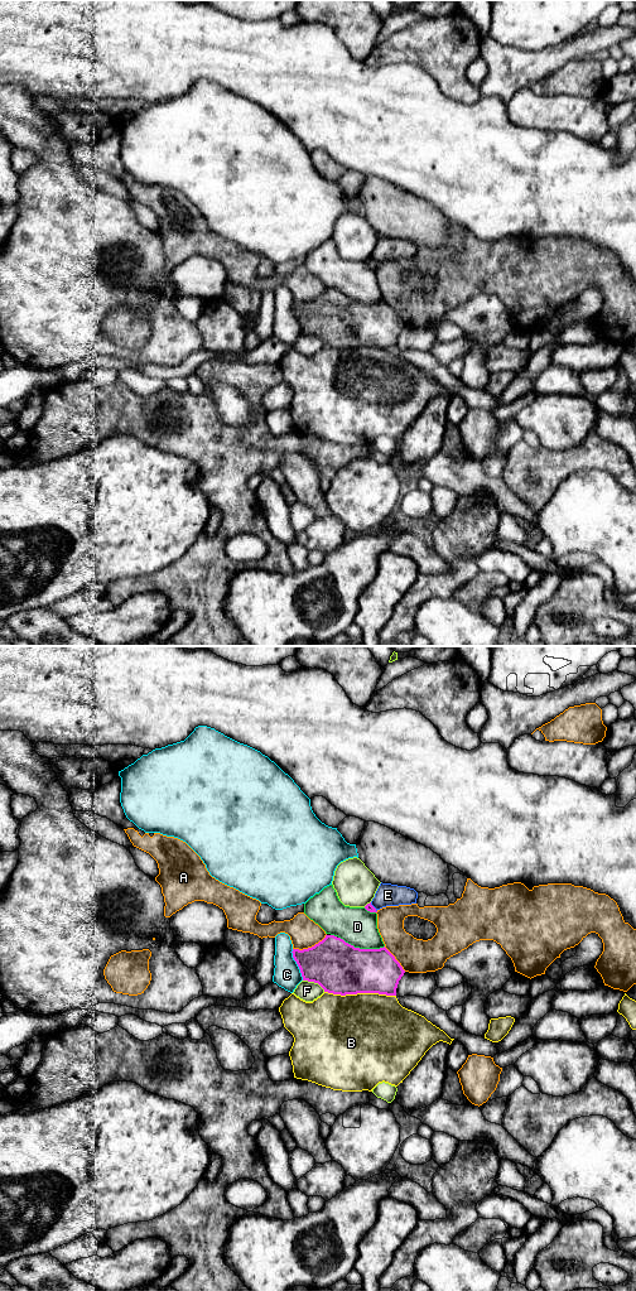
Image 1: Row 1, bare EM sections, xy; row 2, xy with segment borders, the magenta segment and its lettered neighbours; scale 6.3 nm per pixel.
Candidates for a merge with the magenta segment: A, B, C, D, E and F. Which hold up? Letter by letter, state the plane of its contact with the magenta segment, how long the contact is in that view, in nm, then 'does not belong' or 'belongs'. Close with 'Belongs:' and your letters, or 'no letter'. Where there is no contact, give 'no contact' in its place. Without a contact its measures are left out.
A: xy | 240 nm | does not belong
B: xy | 460 nm | does not belong
C: xy | 220 nm | does not belong
D: xy | 300 nm | does not belong
E: xy | 80 nm | does not belong
F: xy | 160 nm | does not belong
Belongs: no letter

